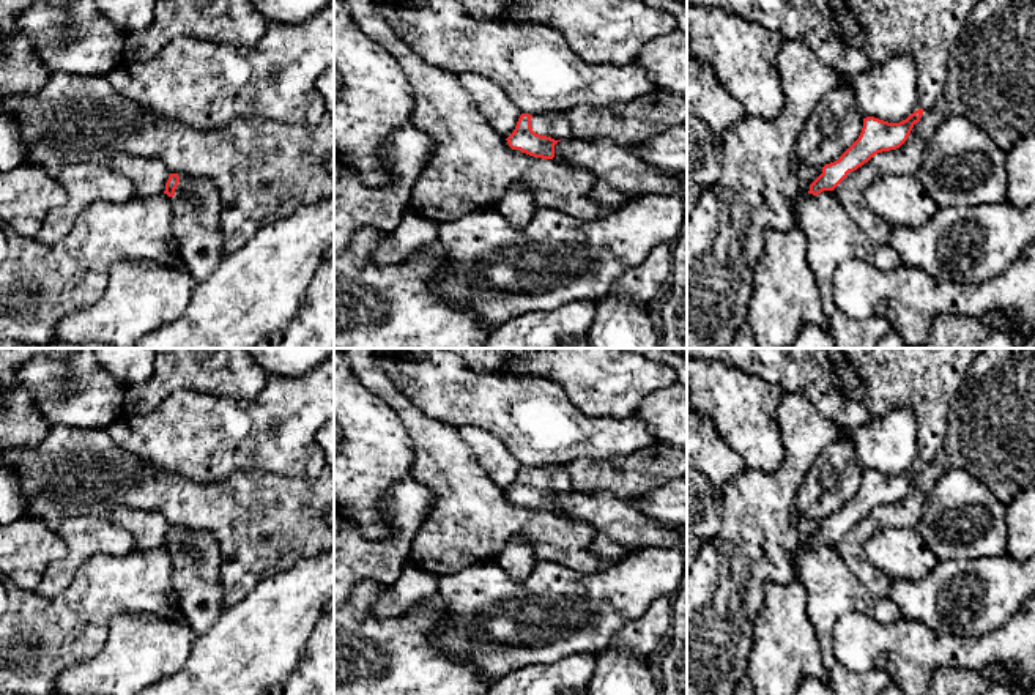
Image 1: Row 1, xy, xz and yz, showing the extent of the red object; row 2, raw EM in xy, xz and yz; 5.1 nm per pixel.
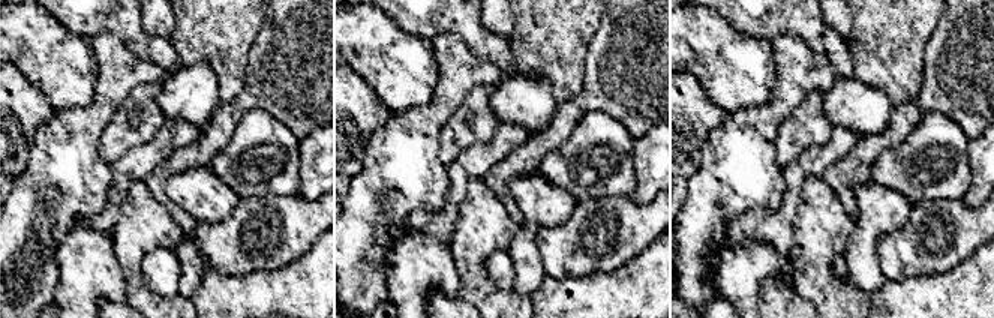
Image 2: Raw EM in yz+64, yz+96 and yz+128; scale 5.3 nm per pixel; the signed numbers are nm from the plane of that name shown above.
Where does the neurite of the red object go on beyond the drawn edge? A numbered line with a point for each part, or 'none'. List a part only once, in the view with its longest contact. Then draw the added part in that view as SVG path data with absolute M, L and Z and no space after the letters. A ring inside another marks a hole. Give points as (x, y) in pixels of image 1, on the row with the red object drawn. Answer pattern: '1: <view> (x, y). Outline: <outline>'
1: xz (555, 125). Outline: M566 112L532 115L531 128L536 134L547 136L555 140L569 140L573 137L572 126Z

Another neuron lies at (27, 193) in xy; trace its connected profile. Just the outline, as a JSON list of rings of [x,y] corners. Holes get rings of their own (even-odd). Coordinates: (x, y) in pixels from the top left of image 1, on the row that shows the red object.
[[[20,162],[0,172],[0,222],[20,236],[35,238],[44,217],[66,199],[60,181],[39,165]]]

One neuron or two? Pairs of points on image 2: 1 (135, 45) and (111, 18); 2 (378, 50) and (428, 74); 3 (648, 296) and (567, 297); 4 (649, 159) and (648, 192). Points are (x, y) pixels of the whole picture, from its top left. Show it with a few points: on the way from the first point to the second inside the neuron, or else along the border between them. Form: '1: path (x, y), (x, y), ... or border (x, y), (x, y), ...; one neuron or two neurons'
1: path (132, 39), (117, 24); one neuron
2: path (390, 60), (405, 74), (416, 74); one neuron
3: path (628, 296), (586, 297); one neuron
4: path (649, 167), (649, 185); one neuron

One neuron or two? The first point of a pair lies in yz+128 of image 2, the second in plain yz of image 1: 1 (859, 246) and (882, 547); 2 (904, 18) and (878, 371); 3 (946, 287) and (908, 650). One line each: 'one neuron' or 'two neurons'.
1: one neuron
2: one neuron
3: one neuron

